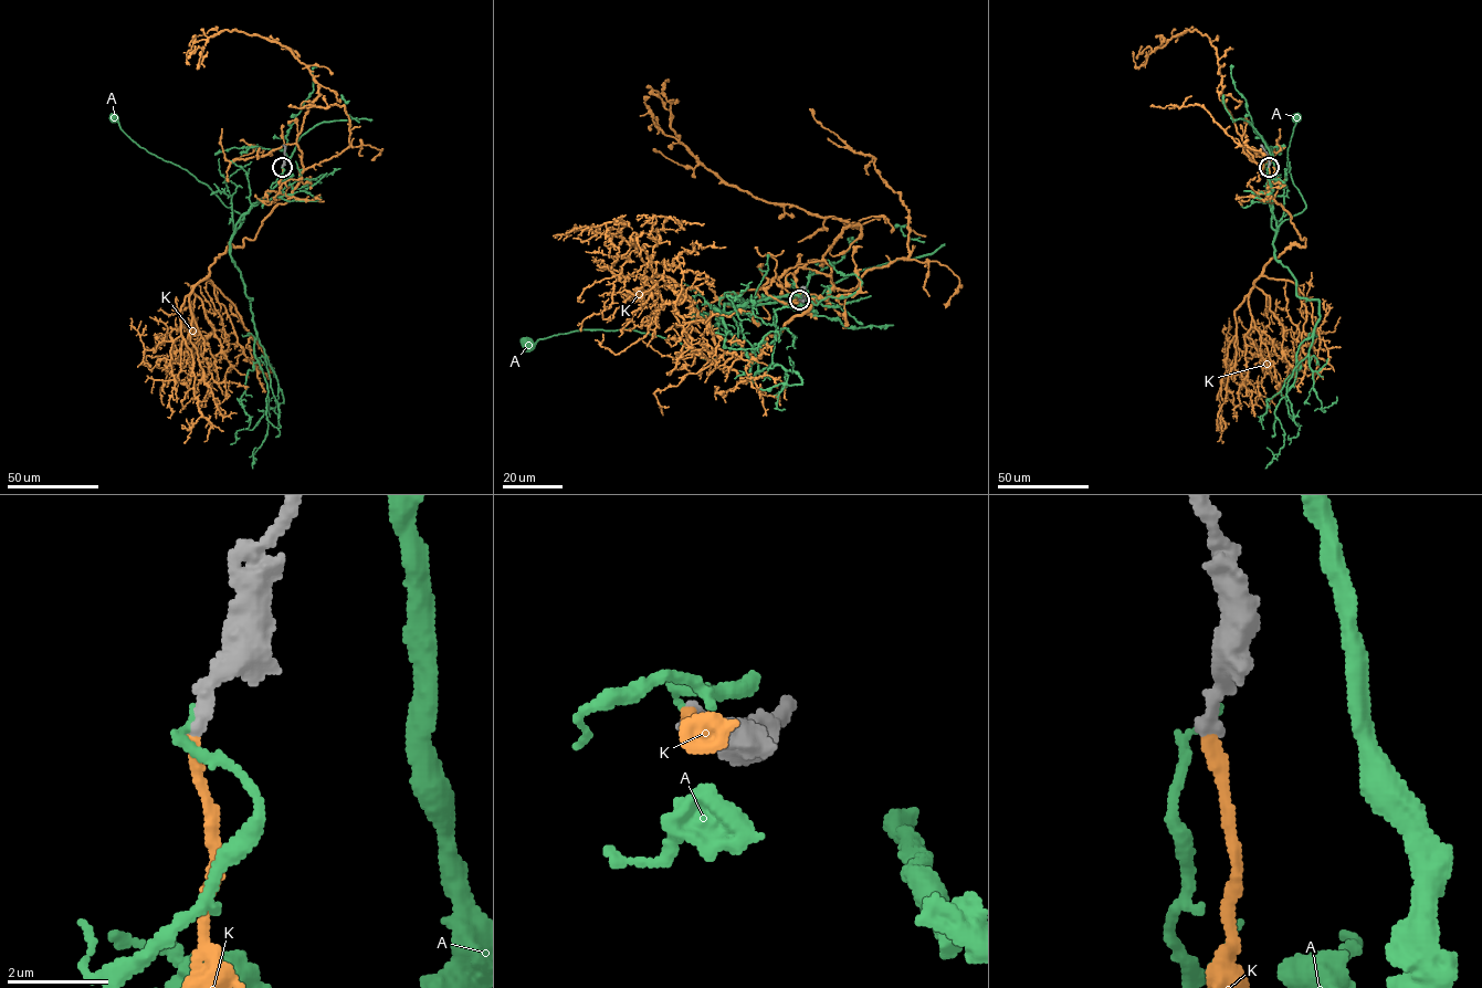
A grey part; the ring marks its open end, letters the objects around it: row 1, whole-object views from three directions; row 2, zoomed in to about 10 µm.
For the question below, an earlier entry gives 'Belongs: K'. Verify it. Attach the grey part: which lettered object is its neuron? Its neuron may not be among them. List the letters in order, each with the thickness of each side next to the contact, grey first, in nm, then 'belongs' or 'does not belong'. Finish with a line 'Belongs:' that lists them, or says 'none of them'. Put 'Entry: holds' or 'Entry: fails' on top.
Entry: holds
A: 320 nm thick on the grey side, 180 nm on the other; does not belong
K: 300 nm thick on the grey side, 240 nm on the other; belongs
Belongs: K

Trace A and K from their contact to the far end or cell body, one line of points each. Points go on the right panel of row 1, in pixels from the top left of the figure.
A: (1269, 167), (1268, 200), (1278, 227), (1305, 208), (1286, 166), (1294, 117)
K: (1269, 167), (1267, 195), (1289, 213), (1305, 245), (1272, 259), (1234, 312), (1234, 365), (1217, 441)

